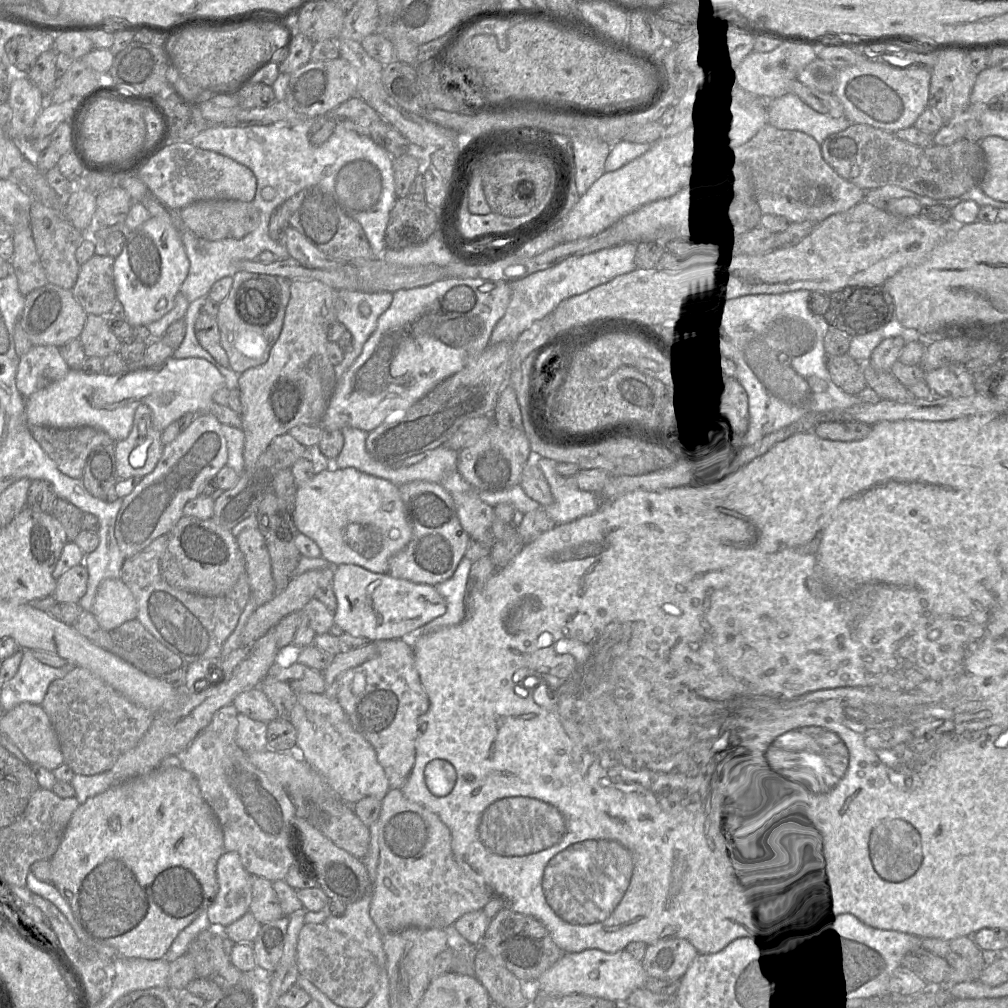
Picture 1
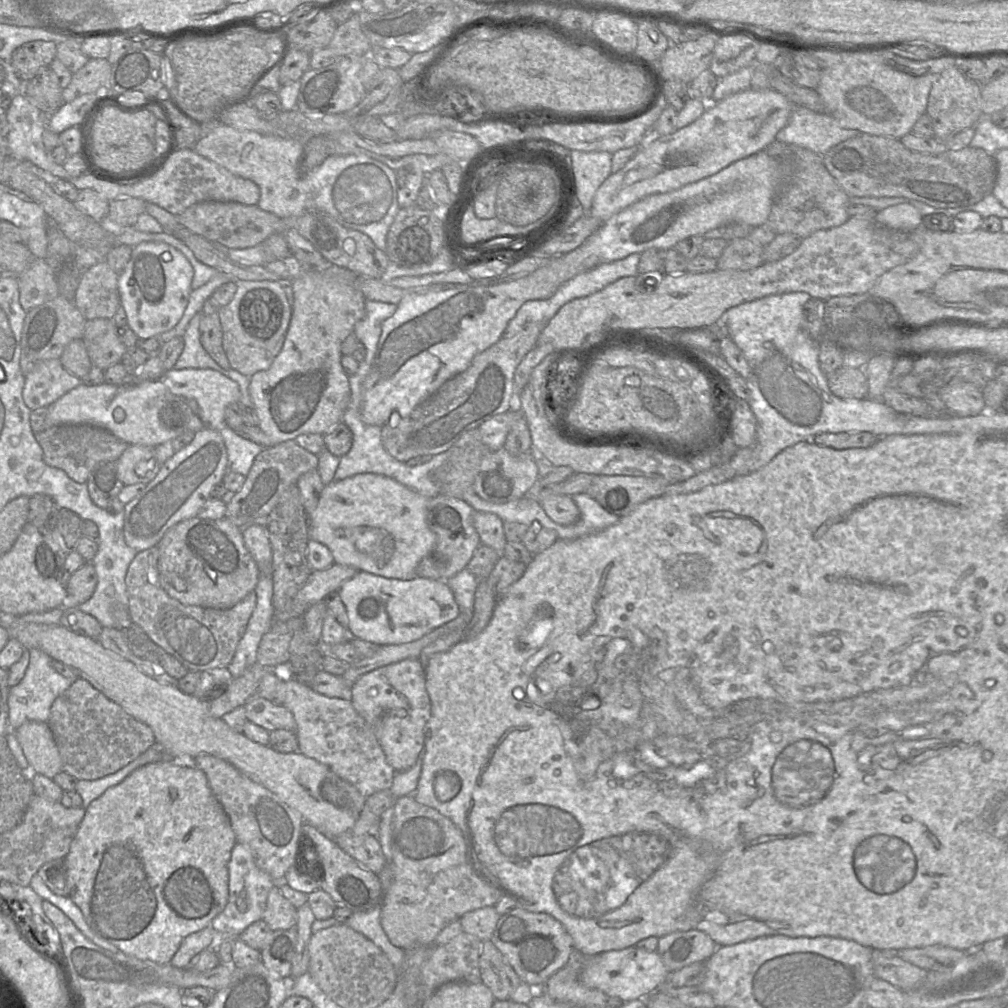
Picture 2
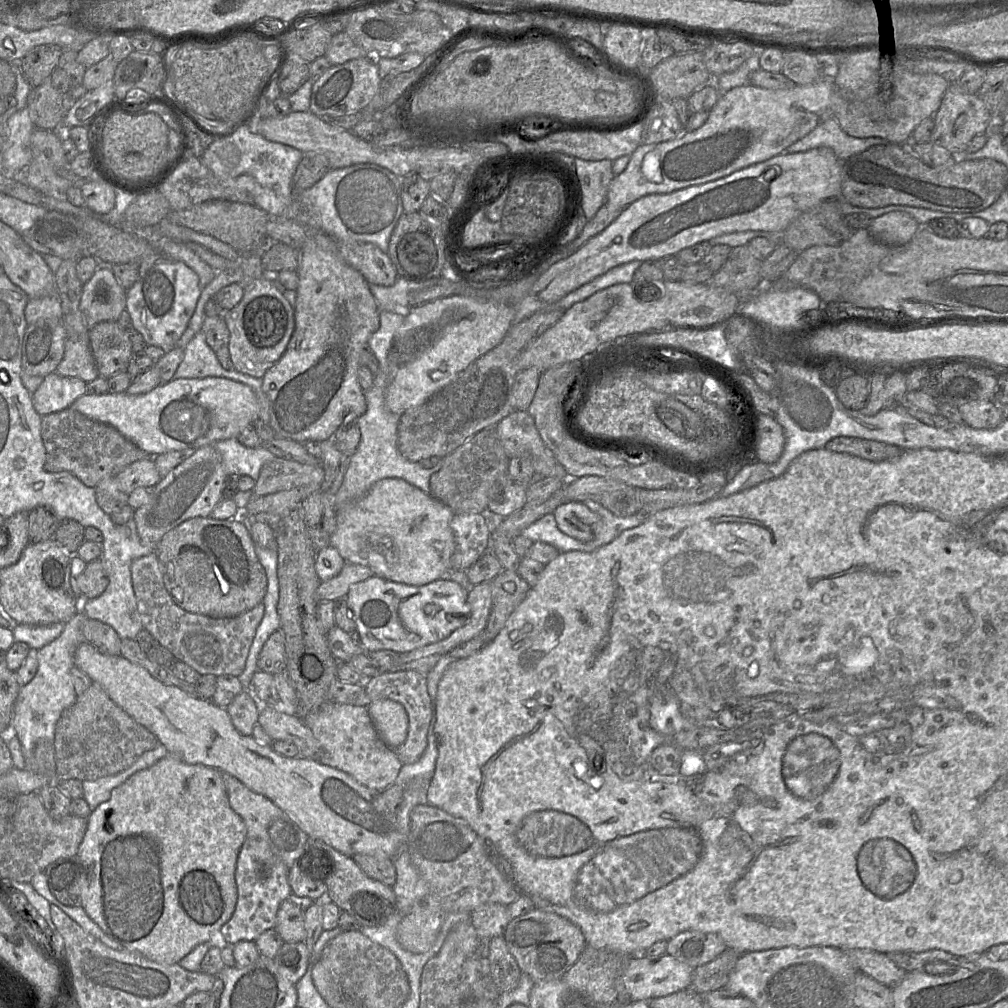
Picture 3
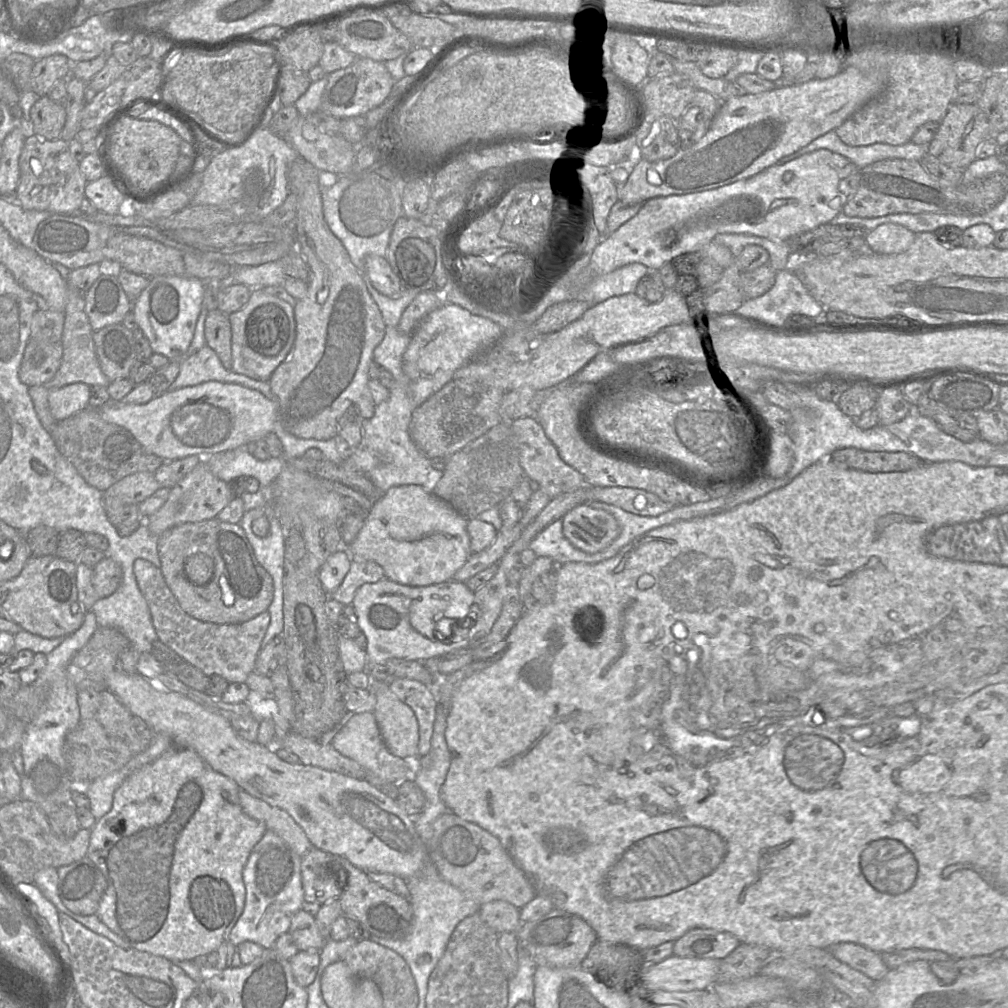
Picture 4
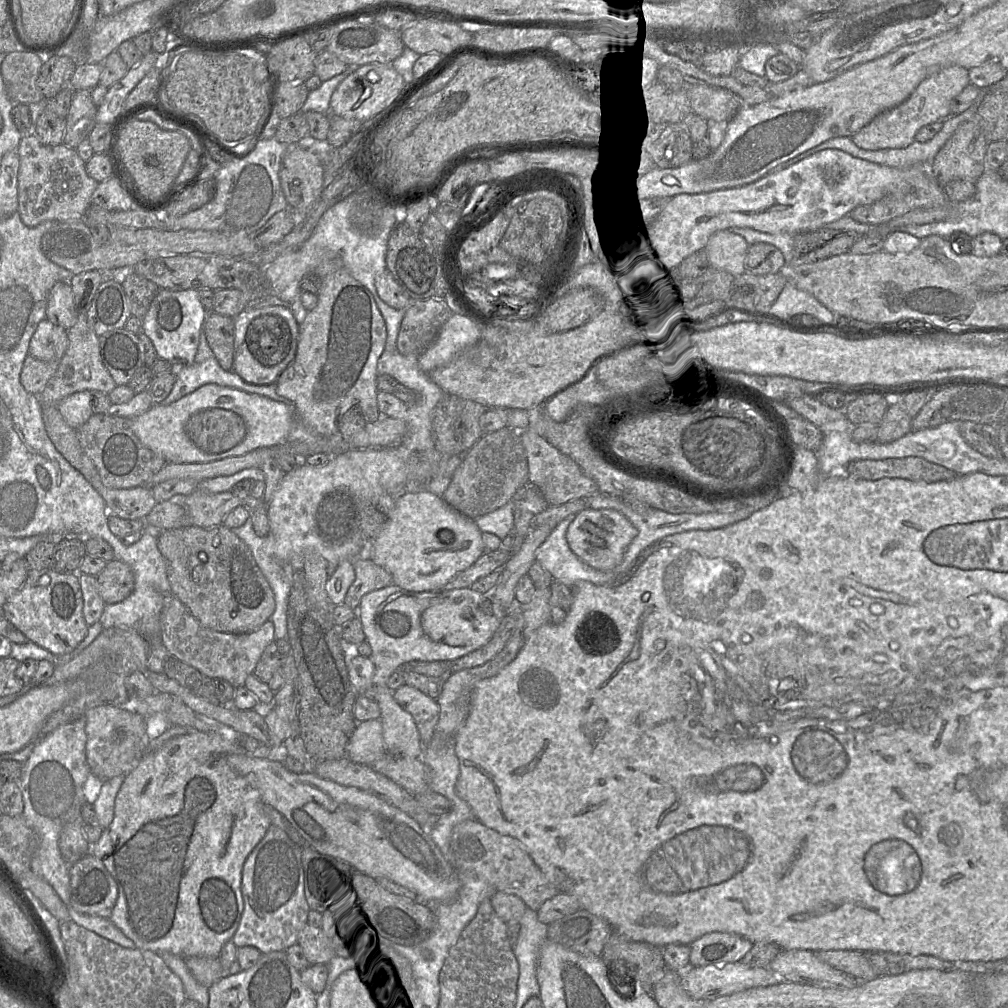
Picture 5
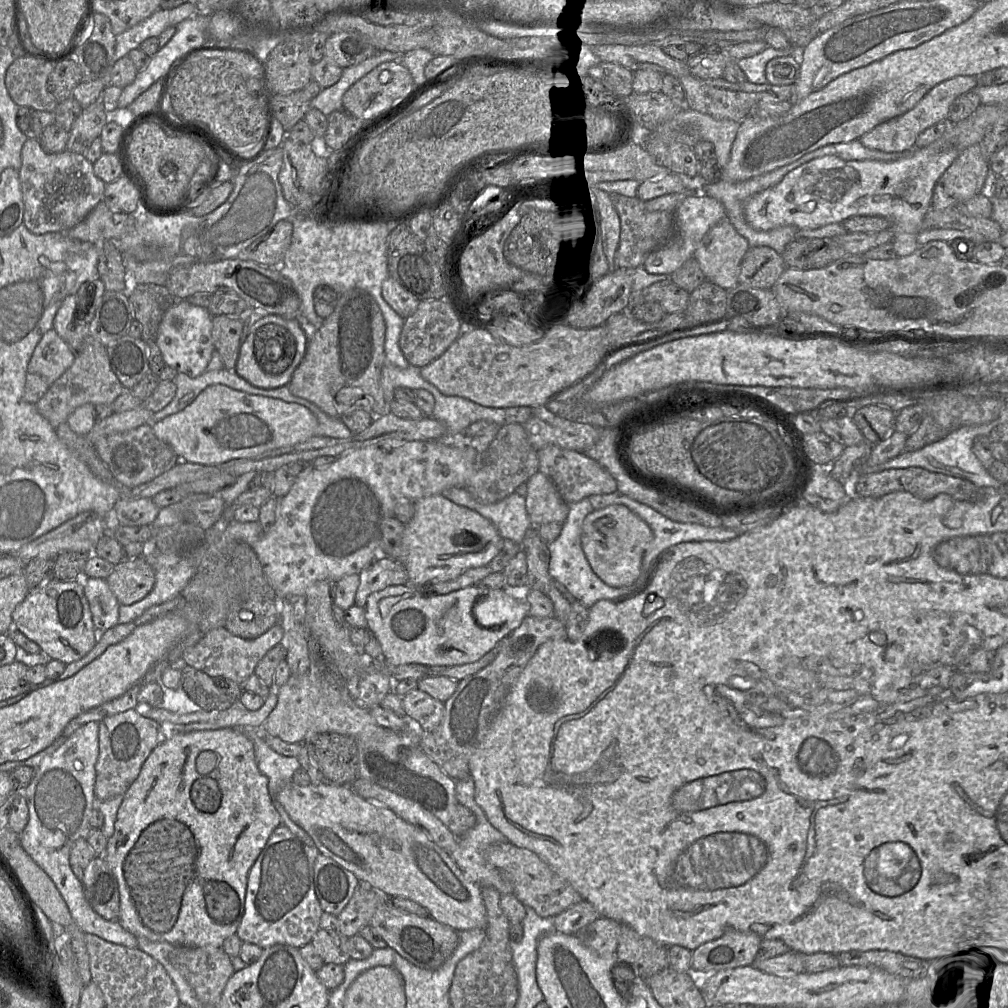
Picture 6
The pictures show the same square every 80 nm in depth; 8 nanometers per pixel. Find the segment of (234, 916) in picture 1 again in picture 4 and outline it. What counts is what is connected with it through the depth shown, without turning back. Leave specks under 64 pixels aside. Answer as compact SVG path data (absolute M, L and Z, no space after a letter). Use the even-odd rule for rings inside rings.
M267 830L253 847L242 869L245 887L244 909L231 929L227 942L234 946L254 942L264 951L272 949L277 938L288 933L292 916L302 910L304 891L301 880L301 861L293 849L277 834Z

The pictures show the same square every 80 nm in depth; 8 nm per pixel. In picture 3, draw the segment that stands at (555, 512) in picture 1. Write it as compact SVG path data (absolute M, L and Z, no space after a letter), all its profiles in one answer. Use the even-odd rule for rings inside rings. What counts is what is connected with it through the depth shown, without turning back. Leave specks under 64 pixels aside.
M586 500L583 502L590 510L597 513L600 516L600 530L595 533L593 539L595 539L595 548L599 548L605 544L613 541L624 530L634 528L643 523L648 515L637 512L634 515L627 517L620 517L601 504L593 501Z

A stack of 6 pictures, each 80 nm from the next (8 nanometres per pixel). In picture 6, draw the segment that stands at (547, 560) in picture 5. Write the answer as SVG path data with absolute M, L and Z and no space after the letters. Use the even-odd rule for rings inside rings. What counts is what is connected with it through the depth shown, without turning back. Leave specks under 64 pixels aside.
M589 498L570 504L568 517L562 524L559 536L553 542L547 544L550 553L548 568L550 576L587 608L590 608L599 600L620 600L641 590L640 582L626 587L609 586L590 567L583 552L580 537L582 536L583 521L592 511L594 511L594 508Z

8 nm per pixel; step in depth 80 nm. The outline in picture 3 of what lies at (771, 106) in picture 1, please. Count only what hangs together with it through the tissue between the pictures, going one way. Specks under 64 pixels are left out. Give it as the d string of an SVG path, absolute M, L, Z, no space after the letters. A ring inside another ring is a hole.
M827 116L809 134L789 146L786 152L799 153L817 147L827 147L844 161L866 148L888 143L890 142L852 137L841 129L835 118Z

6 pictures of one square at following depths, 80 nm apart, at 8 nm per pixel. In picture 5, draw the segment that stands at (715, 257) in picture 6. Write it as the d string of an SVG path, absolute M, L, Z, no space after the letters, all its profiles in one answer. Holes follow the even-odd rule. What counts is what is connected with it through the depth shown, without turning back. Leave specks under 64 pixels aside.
M724 229L709 237L704 250L709 266L736 277L744 273L744 258L748 247L741 236Z

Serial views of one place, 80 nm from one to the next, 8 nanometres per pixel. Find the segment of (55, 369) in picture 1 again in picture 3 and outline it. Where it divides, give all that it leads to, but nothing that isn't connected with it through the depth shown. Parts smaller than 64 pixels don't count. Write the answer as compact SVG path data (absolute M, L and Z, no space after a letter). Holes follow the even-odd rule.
M52 372L45 377L32 394L32 403L40 415L62 411L86 394L86 382L78 377L65 377Z

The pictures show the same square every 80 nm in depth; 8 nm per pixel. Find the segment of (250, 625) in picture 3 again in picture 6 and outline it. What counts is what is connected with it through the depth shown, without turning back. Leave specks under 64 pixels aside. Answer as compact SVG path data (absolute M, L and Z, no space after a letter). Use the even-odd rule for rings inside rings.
M279 624L255 639L244 639L236 636L225 628L212 628L205 632L193 646L187 647L182 659L187 665L200 670L211 677L223 676L242 685L255 671L264 655L274 646L281 643L284 632Z

